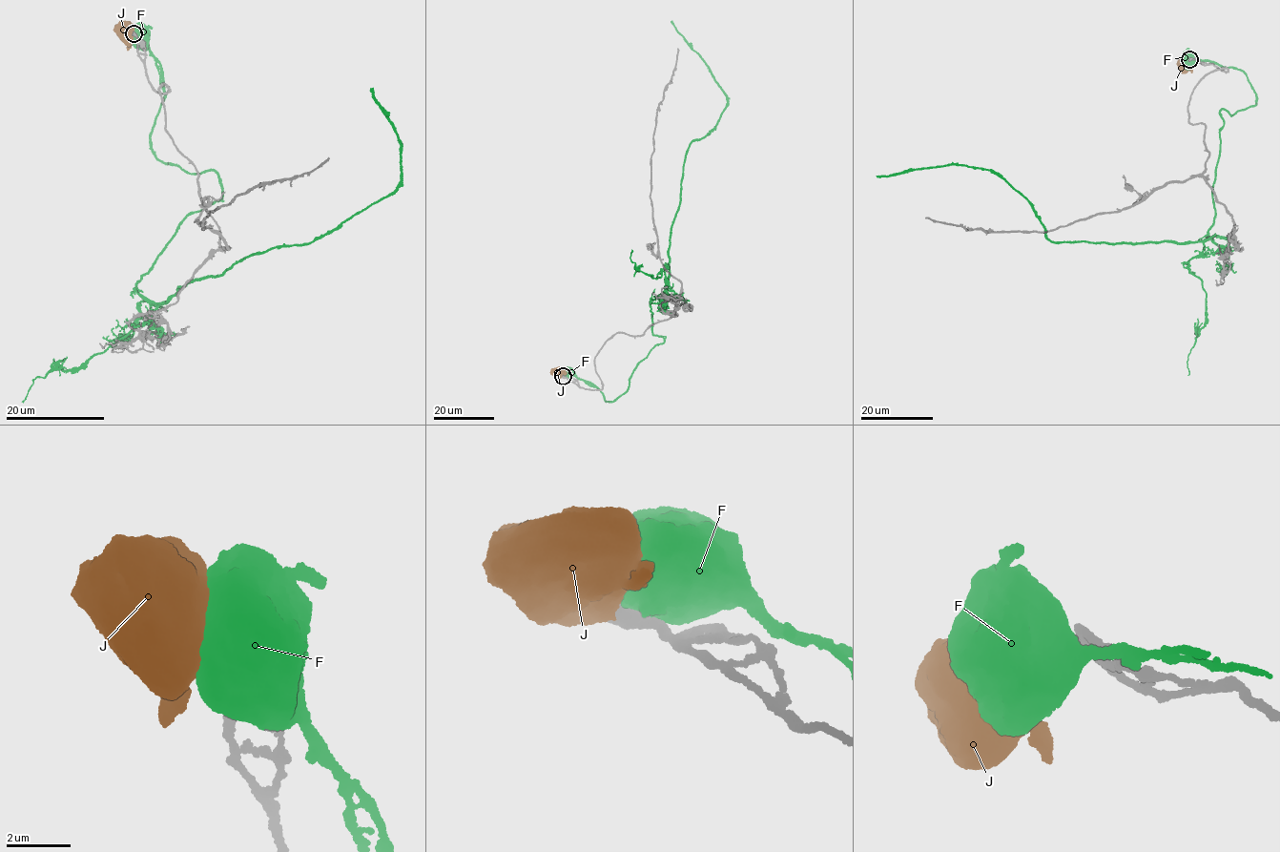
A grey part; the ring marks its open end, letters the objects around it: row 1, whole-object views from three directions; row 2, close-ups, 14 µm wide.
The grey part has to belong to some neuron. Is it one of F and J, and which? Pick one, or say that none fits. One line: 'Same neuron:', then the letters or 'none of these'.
Same neuron: J

